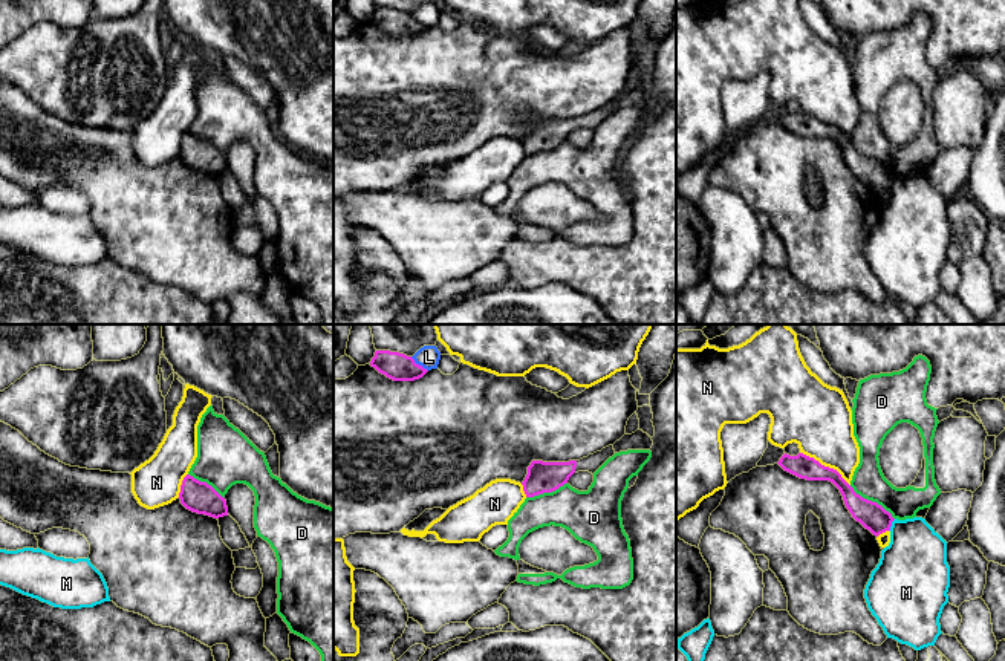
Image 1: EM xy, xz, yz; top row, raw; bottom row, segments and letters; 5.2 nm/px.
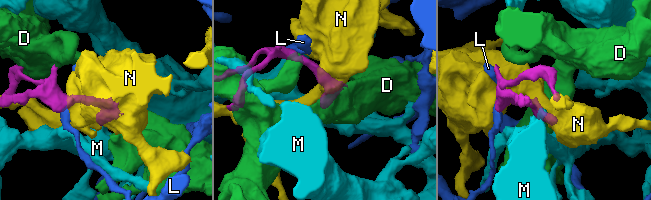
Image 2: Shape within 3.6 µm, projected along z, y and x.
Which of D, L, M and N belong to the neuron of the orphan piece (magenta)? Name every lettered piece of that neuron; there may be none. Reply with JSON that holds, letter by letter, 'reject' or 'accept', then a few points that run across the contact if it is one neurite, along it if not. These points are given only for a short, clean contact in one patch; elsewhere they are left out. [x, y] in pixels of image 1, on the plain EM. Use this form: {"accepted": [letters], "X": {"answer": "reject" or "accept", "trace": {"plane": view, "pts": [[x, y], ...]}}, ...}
{"accepted": [], "D": {"answer": "reject"}, "L": {"answer": "reject", "trace": {"plane": "xz", "pts": [[410, 14], [427, 28]]}}, "M": {"answer": "reject", "trace": {"plane": "yz", "pts": [[895, 176], [889, 187]]}}, "N": {"answer": "reject"}}

